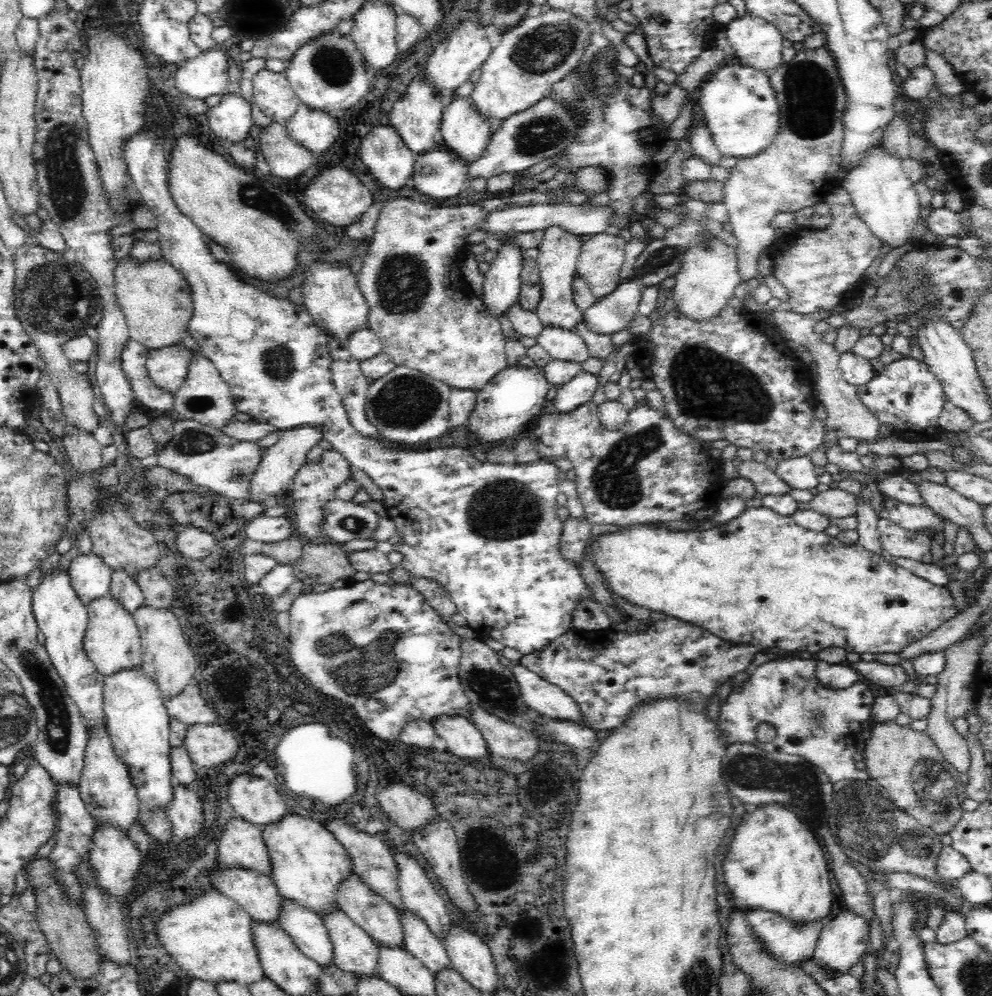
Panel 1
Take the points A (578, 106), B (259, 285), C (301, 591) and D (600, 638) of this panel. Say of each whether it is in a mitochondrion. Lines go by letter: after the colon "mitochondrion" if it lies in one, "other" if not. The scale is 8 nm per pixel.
A: mitochondrion
B: other
C: other
D: other

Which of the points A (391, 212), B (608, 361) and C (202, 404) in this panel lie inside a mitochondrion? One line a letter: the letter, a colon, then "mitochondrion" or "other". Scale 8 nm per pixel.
A: other
B: other
C: mitochondrion

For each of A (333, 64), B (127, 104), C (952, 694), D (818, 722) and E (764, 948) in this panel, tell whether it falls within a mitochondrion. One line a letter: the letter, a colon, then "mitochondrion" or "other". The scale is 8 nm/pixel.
A: mitochondrion
B: other
C: other
D: mitochondrion
E: other

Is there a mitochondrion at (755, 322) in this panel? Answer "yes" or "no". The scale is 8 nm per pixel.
no

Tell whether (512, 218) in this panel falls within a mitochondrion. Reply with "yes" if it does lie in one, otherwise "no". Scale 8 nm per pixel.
no

